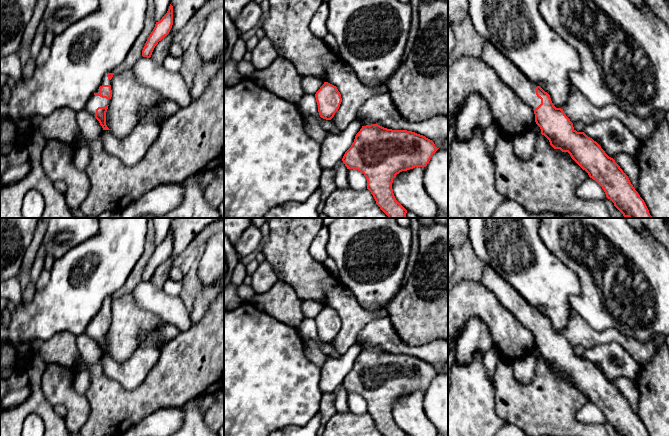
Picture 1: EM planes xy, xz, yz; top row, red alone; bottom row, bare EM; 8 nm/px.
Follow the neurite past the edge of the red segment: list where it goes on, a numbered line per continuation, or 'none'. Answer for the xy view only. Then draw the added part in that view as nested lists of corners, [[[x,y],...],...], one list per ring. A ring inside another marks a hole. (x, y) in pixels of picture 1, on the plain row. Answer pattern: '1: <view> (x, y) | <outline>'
1: xy (94, 326) | [[[93,319],[89,323],[85,333],[92,339],[95,339],[96,333],[98,331],[105,331],[105,330],[109,329],[109,327],[110,327],[110,323],[106,323],[106,322],[102,322],[100,320]]]

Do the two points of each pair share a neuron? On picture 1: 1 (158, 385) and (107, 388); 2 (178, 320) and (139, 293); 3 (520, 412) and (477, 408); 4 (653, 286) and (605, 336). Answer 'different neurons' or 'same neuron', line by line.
1: same neuron
2: same neuron
3: different neurons
4: different neurons

